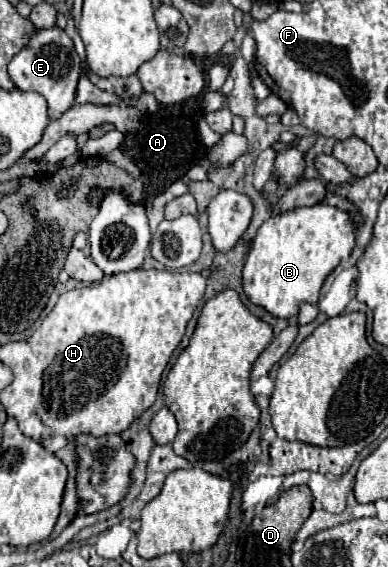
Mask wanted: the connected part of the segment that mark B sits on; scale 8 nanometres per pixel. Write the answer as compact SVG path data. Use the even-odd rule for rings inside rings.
M315 204L315 206L301 206L301 208L291 208L291 210L273 214L269 220L261 224L261 228L257 230L257 236L251 242L251 250L243 266L245 294L253 304L263 306L269 314L277 318L295 318L301 302L317 304L319 290L325 278L341 264L341 260L349 258L353 248L355 248L355 226L353 226L351 214L347 214L345 210L339 210L337 206Z

